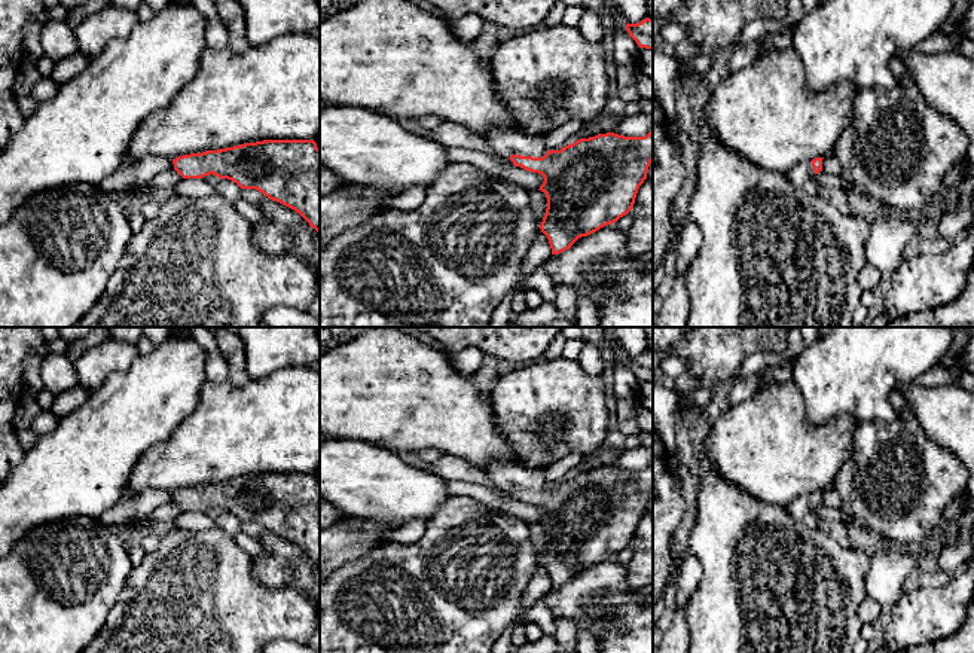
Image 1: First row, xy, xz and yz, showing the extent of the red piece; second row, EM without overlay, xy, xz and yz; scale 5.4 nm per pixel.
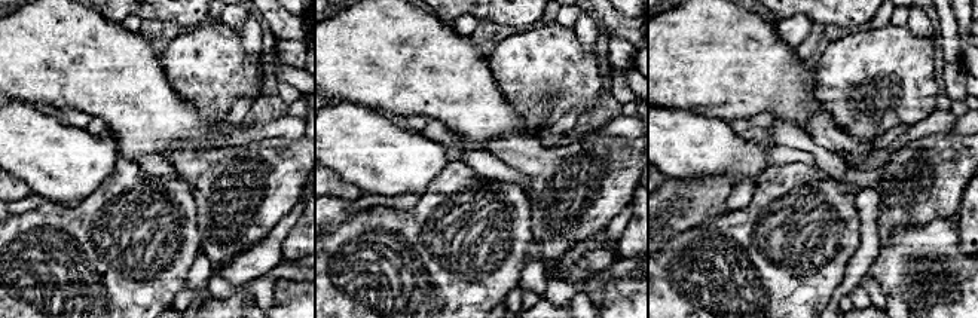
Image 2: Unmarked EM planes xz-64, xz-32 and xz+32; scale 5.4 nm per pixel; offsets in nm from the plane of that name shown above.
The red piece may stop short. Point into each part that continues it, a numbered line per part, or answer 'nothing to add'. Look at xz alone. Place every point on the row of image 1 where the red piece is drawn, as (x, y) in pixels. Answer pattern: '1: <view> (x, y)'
1: xz (504, 142)

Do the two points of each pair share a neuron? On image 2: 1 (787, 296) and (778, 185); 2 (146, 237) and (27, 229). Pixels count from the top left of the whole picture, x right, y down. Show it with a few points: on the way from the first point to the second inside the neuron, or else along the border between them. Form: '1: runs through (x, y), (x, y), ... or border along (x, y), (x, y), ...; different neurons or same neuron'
1: runs through (785, 268), (785, 232), (779, 226), (779, 213); same neuron
2: runs through (116, 237), (57, 237); same neuron

